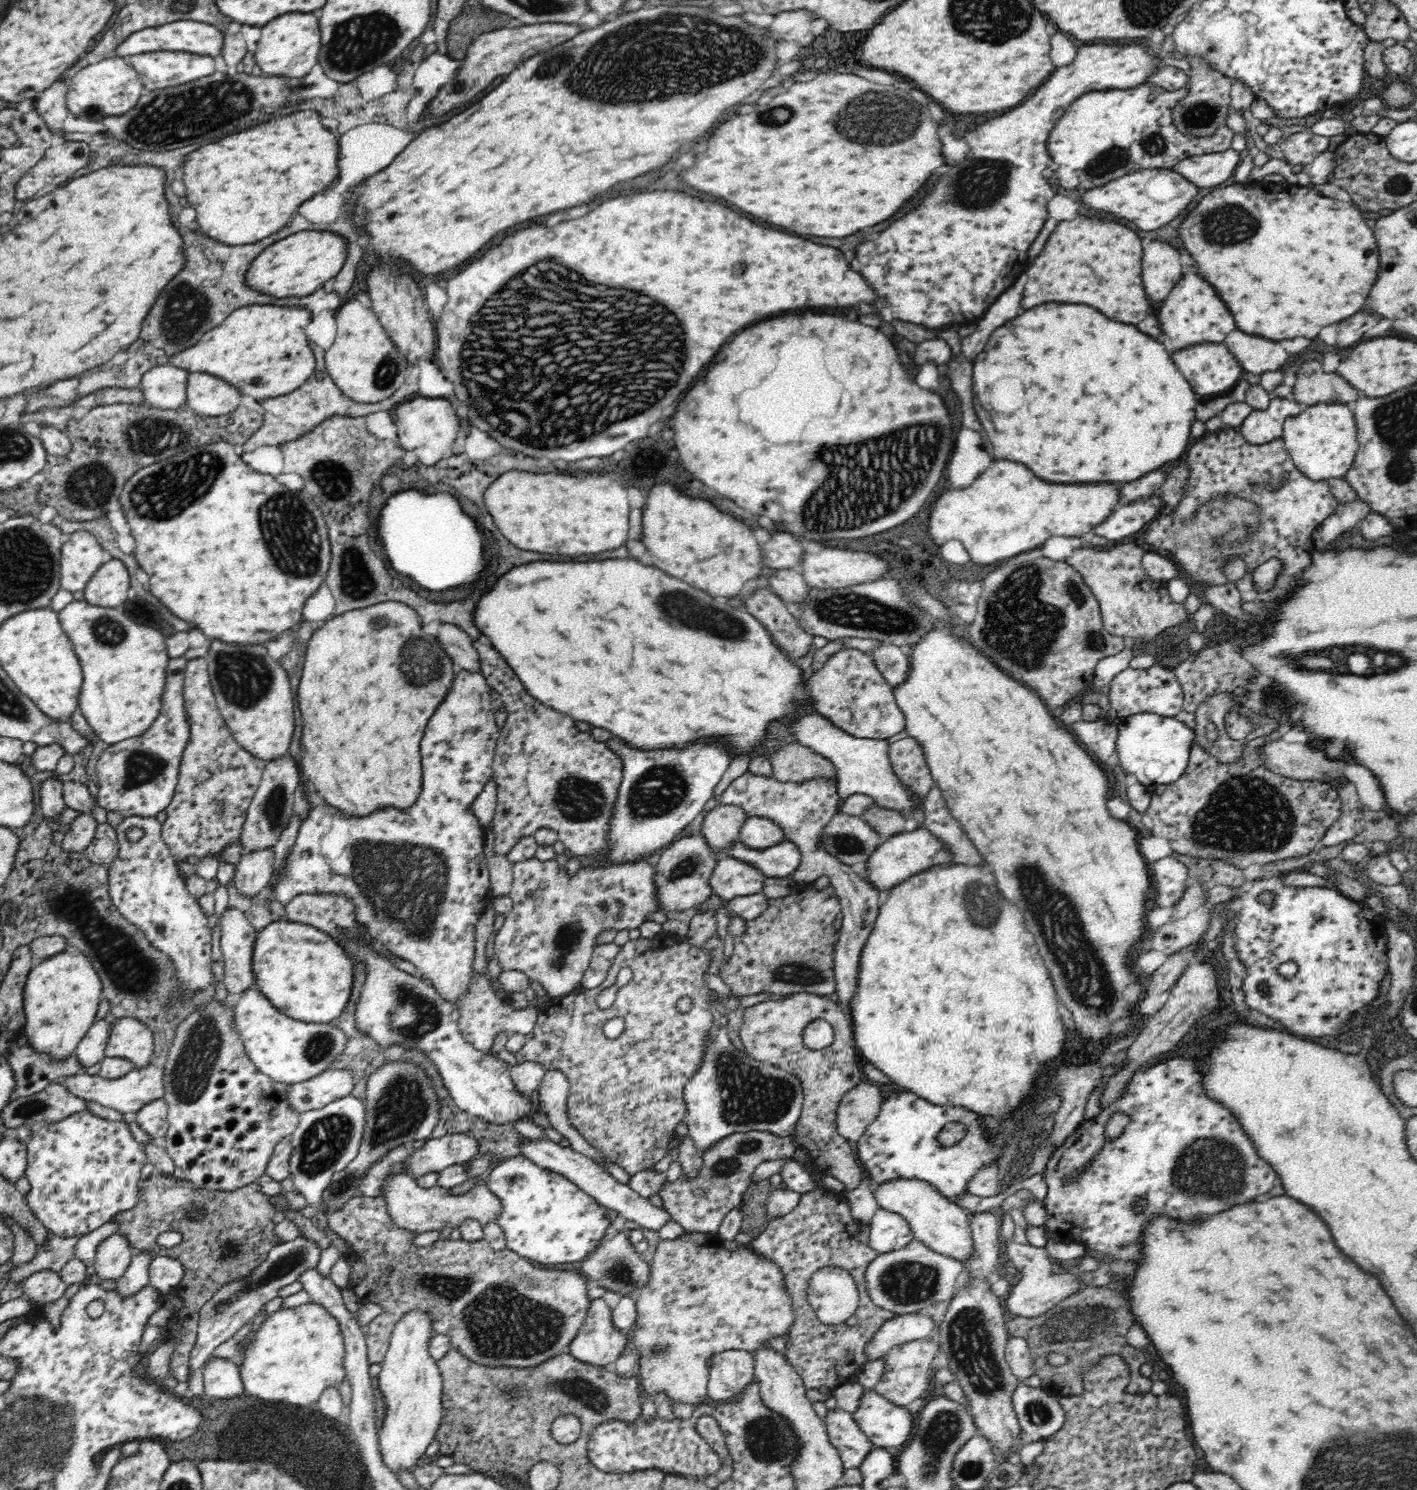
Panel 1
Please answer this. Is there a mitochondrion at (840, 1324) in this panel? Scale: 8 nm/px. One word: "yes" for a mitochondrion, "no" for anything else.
no

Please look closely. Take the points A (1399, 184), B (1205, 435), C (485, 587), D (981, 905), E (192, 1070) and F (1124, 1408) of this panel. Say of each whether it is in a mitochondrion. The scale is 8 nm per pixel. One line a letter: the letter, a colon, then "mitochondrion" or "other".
A: mitochondrion
B: other
C: other
D: mitochondrion
E: mitochondrion
F: other

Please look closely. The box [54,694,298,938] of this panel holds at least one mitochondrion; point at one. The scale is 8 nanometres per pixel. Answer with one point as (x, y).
(143, 766)

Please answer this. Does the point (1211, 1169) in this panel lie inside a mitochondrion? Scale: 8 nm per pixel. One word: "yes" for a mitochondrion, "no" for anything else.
yes

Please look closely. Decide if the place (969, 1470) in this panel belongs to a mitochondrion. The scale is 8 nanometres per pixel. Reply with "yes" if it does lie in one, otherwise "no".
yes

